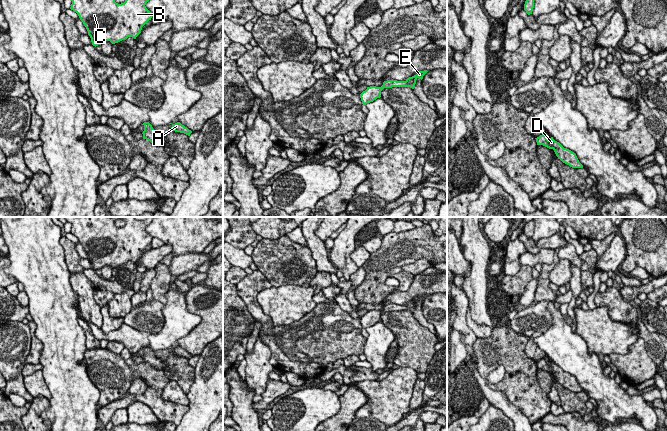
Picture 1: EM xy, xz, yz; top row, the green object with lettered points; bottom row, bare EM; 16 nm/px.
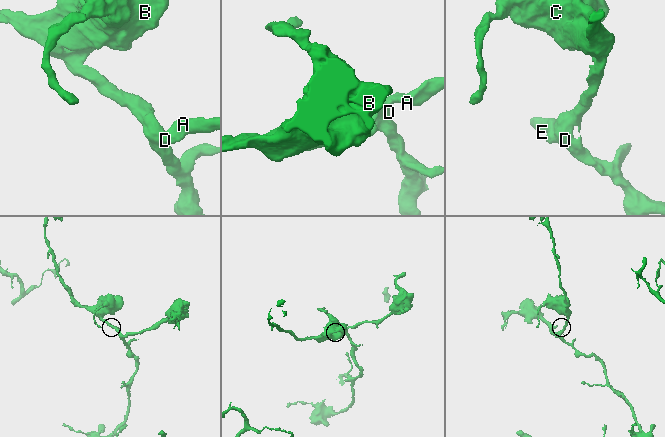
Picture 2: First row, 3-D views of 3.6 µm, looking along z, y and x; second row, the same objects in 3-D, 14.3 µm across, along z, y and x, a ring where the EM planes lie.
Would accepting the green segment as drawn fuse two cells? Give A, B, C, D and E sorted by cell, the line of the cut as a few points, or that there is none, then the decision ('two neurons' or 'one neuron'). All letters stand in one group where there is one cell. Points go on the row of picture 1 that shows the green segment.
groups A B C D E; cut none; one neuron

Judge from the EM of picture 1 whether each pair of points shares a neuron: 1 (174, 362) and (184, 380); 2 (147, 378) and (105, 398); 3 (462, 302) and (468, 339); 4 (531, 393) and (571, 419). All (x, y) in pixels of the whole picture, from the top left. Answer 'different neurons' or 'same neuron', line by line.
1: same neuron
2: same neuron
3: same neuron
4: different neurons

